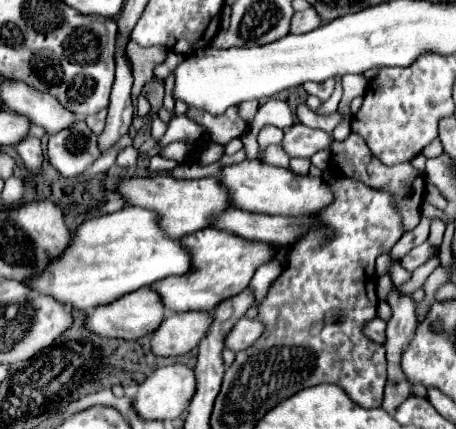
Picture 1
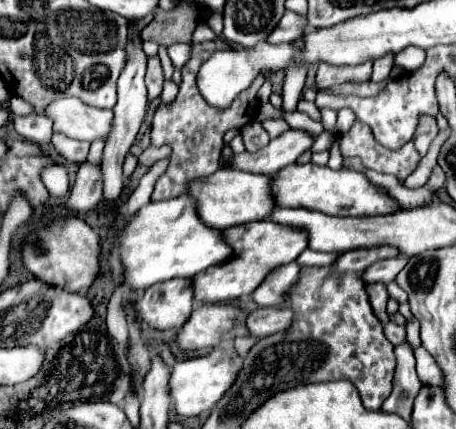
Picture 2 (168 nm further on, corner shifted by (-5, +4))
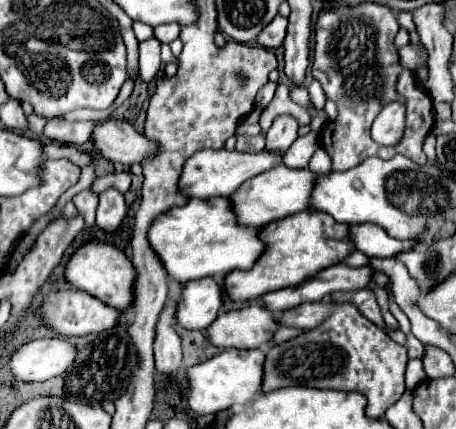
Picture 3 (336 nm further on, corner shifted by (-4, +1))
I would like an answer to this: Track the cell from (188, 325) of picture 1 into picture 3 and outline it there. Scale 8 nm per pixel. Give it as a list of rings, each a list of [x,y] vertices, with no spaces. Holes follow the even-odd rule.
[[[250,305],[238,311],[220,313],[214,323],[204,329],[204,335],[214,347],[256,349],[268,343],[276,327],[274,313],[260,305]]]

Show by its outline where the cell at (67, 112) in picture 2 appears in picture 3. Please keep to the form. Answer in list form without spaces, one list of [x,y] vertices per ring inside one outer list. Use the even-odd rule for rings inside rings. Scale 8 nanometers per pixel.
[[[122,119],[96,121],[92,141],[94,149],[102,157],[124,165],[142,163],[144,157],[152,155],[156,149],[144,135],[140,135],[130,123]]]

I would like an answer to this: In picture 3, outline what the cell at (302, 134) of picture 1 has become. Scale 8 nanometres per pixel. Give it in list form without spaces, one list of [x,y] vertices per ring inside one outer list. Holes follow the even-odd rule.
[[[204,149],[198,151],[196,155],[192,155],[186,165],[184,165],[184,173],[180,177],[180,189],[190,195],[190,197],[198,197],[198,199],[208,199],[208,197],[226,197],[232,191],[236,191],[246,179],[260,175],[264,171],[270,171],[272,167],[282,163],[282,151],[260,151],[260,153],[238,153],[238,151],[226,151],[226,149]]]

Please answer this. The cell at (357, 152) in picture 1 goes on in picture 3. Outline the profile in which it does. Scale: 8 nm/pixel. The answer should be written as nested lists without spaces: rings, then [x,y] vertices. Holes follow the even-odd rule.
[[[362,3],[358,7],[340,7],[336,11],[322,11],[316,21],[316,45],[312,67],[328,75],[328,85],[324,87],[328,99],[336,101],[338,117],[328,121],[322,131],[322,147],[332,157],[332,171],[348,171],[360,165],[368,157],[392,159],[392,155],[404,155],[414,163],[426,165],[426,153],[422,149],[426,135],[434,127],[432,99],[406,101],[396,93],[396,79],[402,71],[398,65],[398,51],[394,47],[394,37],[400,25],[388,7],[376,3]],[[388,101],[402,101],[406,105],[406,131],[396,147],[382,147],[372,141],[370,125],[382,105]]]

